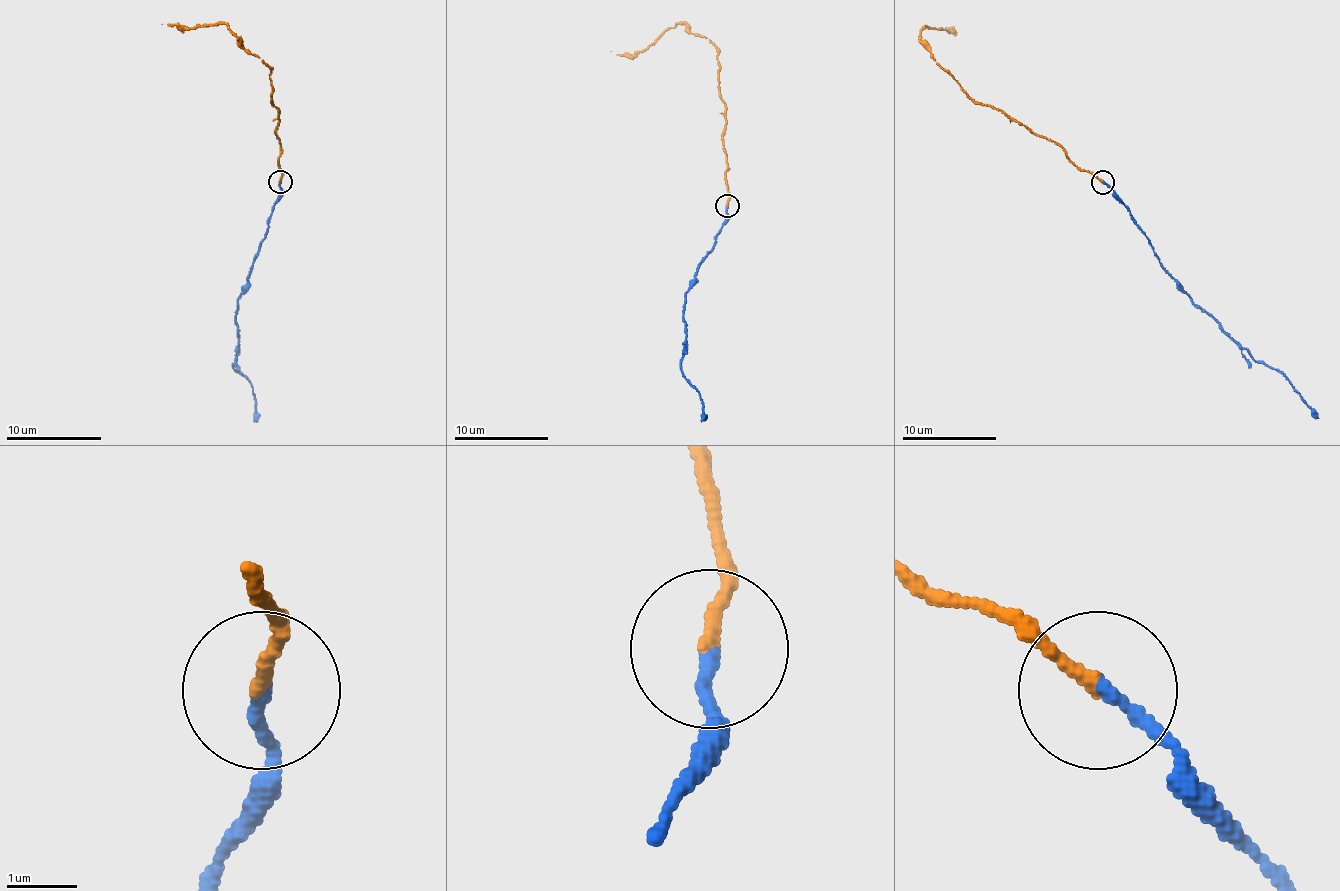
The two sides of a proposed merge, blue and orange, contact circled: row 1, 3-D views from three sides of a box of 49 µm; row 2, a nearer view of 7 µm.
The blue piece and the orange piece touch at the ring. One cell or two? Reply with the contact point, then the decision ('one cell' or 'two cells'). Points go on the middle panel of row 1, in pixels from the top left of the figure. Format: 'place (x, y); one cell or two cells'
place (727, 206); one cell

